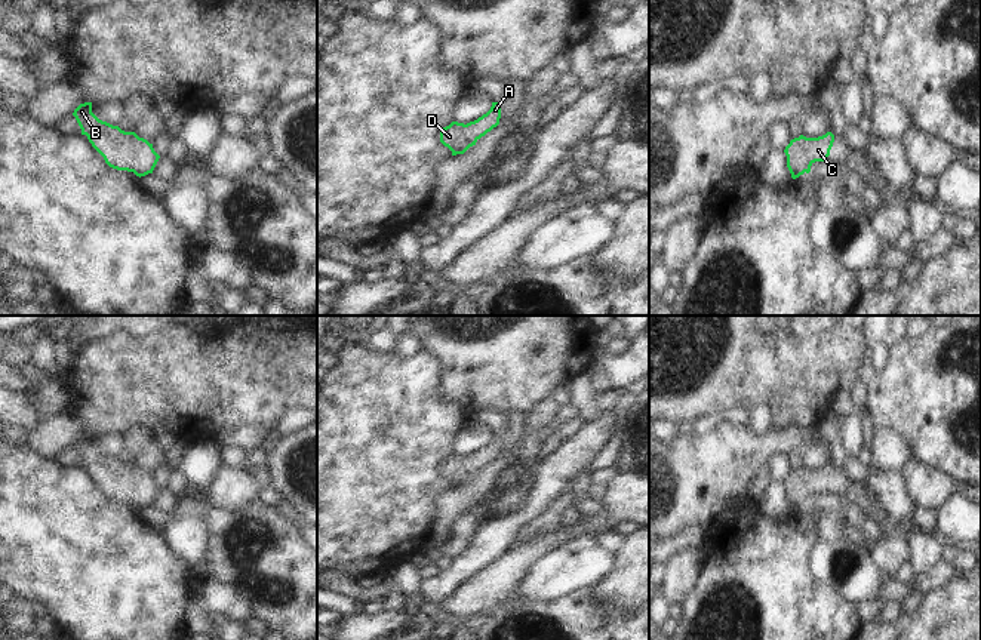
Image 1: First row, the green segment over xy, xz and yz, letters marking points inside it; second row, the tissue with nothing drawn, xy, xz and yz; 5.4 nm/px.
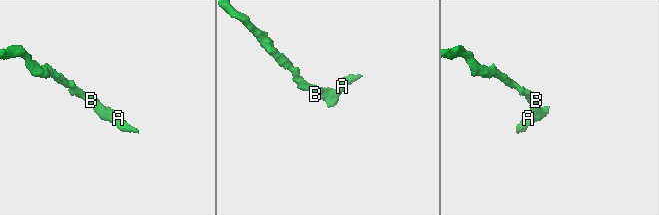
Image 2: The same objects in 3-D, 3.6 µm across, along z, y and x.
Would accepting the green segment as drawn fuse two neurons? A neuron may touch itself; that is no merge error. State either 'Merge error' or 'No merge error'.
No merge error.

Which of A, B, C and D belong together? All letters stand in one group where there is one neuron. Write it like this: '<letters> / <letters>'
A B C D

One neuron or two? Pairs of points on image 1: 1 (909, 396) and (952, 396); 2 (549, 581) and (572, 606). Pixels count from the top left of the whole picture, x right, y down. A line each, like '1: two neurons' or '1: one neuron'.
1: one neuron
2: two neurons

